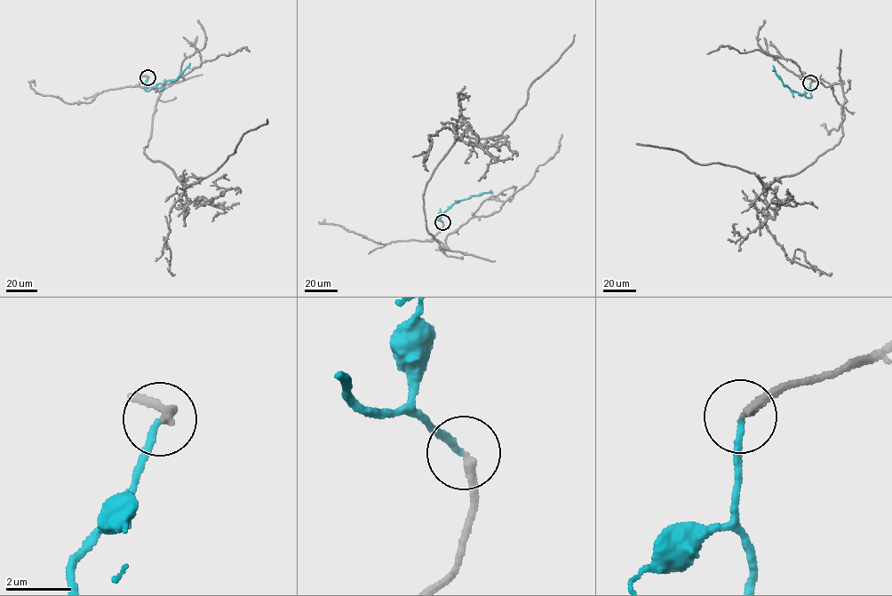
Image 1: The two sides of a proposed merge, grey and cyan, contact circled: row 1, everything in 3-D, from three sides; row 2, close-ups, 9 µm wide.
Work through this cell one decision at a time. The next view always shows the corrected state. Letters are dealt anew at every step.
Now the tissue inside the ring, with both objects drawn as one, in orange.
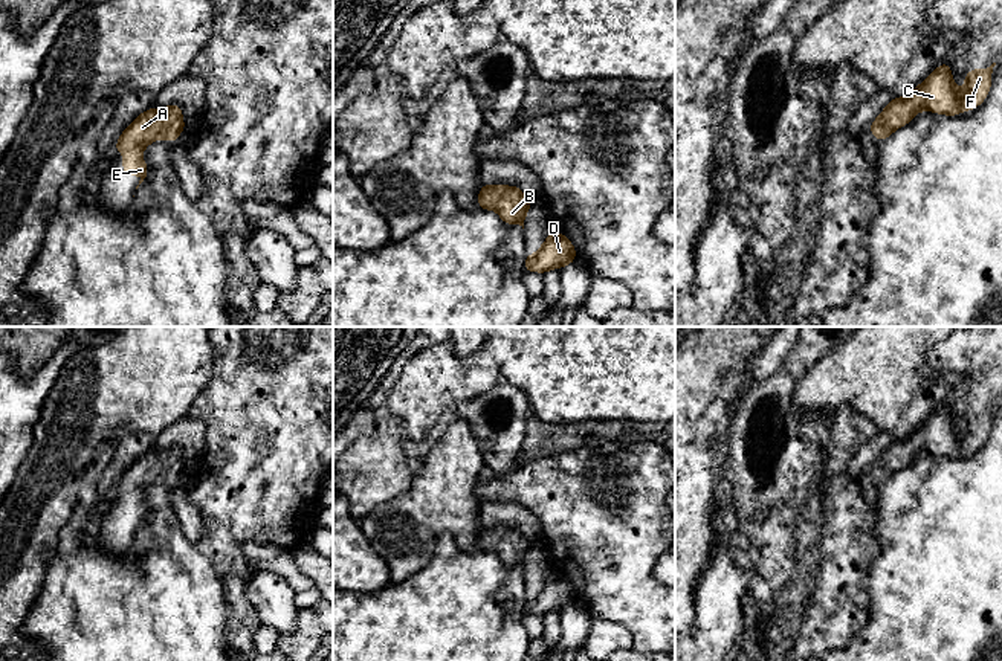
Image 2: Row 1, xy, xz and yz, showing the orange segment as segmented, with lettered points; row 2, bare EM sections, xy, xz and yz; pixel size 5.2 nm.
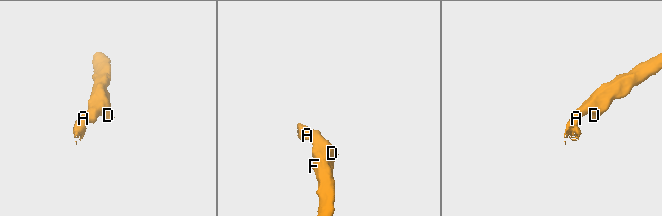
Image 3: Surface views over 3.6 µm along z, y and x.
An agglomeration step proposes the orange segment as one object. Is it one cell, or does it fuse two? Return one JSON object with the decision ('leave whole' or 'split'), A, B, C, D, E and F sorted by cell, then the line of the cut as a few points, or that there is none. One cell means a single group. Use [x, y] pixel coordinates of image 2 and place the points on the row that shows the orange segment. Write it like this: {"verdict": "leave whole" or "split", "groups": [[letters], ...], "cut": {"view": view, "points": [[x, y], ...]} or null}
{"verdict": "leave whole", "groups": [["A", "B", "C", "D", "E", "F"]], "cut": null}

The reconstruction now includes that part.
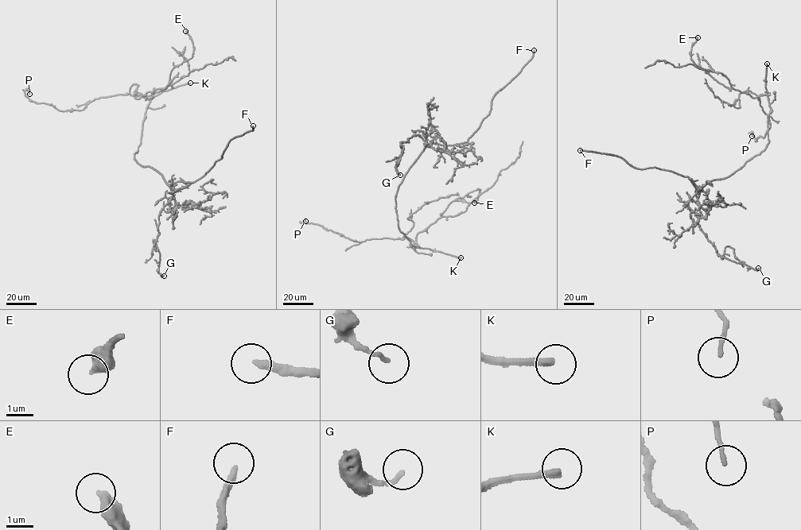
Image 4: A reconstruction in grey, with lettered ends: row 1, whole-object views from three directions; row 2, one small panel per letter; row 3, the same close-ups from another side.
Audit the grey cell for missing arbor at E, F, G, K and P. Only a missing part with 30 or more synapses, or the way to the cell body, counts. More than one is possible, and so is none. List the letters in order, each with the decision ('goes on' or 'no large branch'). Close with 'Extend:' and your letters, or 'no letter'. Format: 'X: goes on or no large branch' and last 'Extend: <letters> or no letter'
E: no large branch
F: goes on
G: no large branch
K: goes on
P: no large branch
Extend: F, K

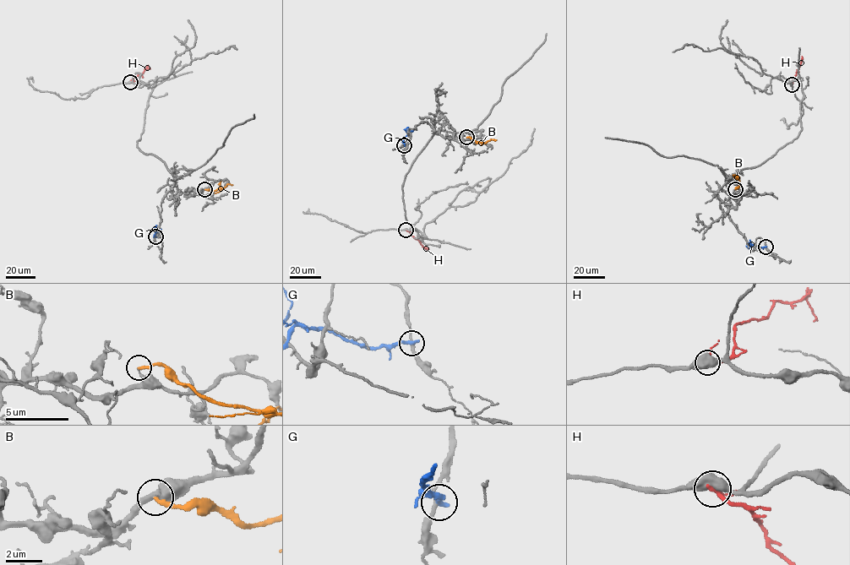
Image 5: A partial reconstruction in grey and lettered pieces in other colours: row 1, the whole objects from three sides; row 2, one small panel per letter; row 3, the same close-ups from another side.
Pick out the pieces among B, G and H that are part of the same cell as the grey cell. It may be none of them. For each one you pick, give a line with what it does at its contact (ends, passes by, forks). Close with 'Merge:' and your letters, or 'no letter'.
Merge: no letter

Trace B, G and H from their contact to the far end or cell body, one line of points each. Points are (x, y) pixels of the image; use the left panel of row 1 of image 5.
B: (204, 189), (213, 191), (223, 188), (227, 184), (232, 185)
G: (155, 236), (156, 225)
H: (130, 82), (141, 74), (148, 65)

